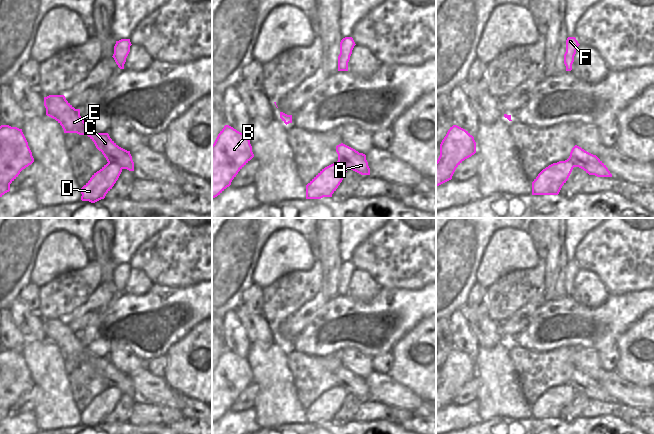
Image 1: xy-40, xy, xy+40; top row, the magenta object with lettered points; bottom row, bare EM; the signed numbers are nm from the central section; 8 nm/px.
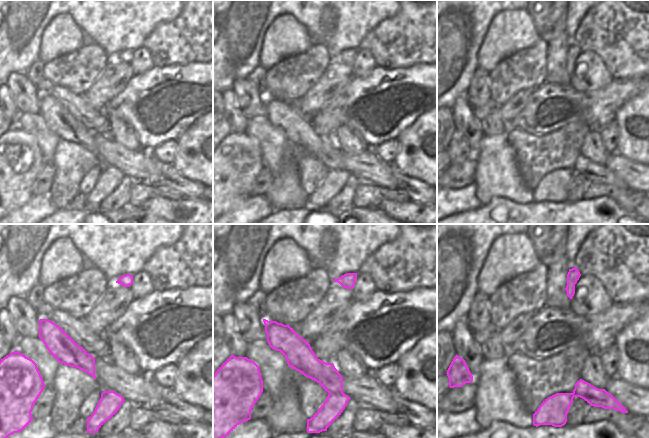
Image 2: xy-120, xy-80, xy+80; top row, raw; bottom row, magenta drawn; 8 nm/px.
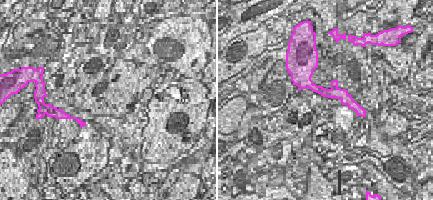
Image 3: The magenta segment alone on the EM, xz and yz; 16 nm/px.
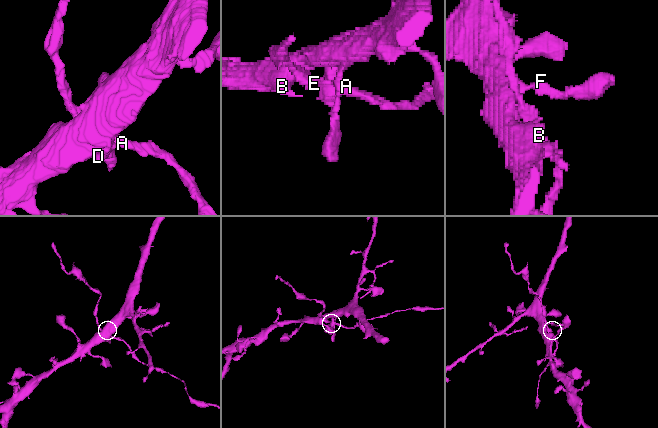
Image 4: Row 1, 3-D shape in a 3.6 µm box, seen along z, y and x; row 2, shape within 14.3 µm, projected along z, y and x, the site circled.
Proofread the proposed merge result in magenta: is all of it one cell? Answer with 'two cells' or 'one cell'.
one cell

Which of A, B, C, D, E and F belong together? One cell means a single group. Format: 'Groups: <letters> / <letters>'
Groups: A B C D E F.

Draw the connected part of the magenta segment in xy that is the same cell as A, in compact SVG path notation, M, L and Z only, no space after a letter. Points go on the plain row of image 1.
M341 367L336 370L338 385L322 393L307 409L306 423L332 421L348 393L370 399L366 379Z

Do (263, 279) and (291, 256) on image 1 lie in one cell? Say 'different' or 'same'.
same

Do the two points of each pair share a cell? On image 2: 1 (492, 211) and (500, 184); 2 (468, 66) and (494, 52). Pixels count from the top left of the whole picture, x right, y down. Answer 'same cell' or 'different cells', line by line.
1: different cells
2: different cells

